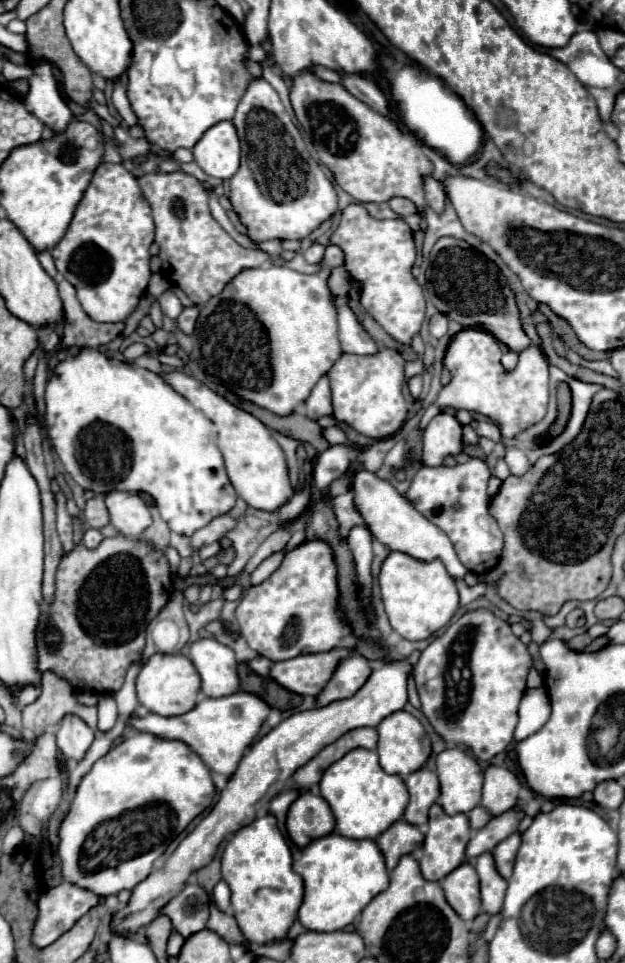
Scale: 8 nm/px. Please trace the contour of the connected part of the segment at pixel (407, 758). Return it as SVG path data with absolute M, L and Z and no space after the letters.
M396 711L396 713L388 715L386 719L382 719L382 723L376 727L376 731L380 735L376 753L380 757L380 765L386 773L396 773L396 775L406 777L412 771L422 769L422 765L426 763L426 759L432 753L430 737L428 737L424 725L408 711Z

